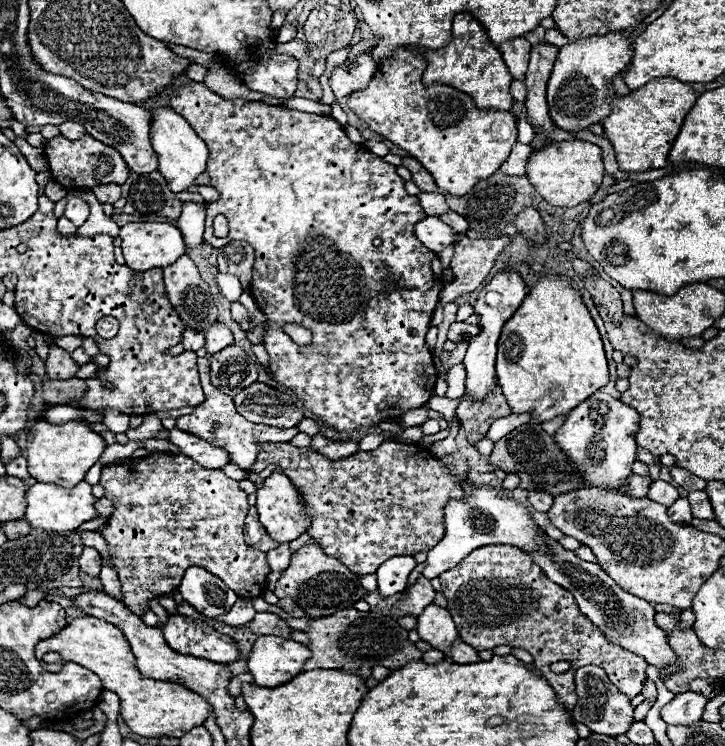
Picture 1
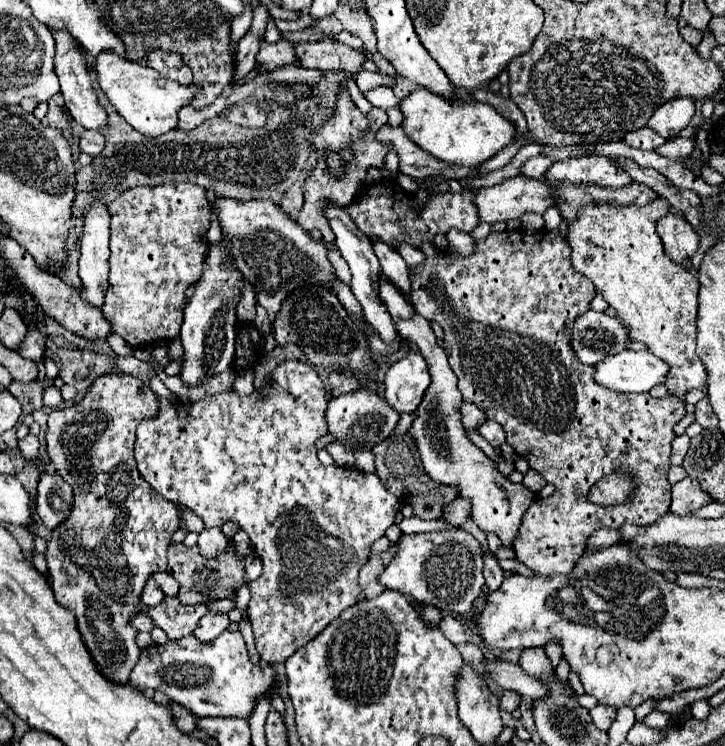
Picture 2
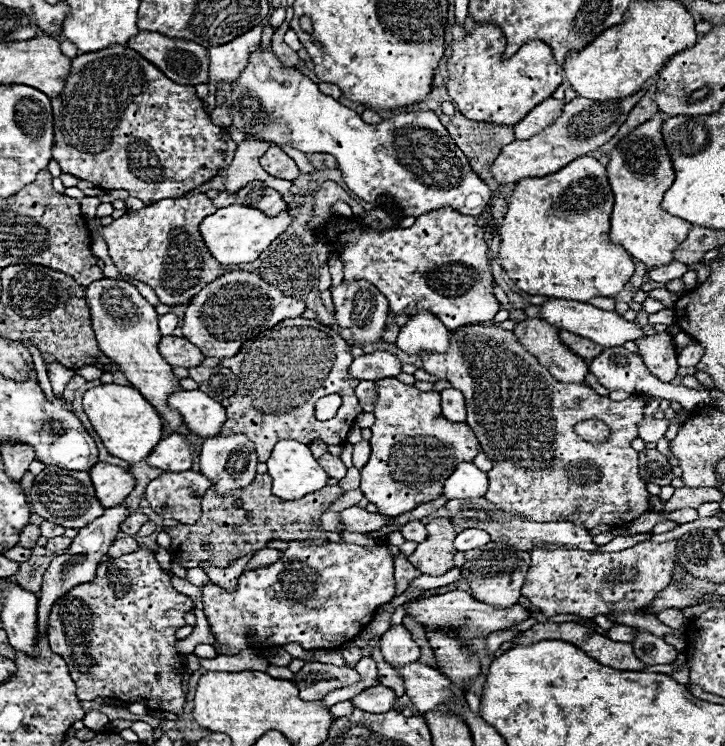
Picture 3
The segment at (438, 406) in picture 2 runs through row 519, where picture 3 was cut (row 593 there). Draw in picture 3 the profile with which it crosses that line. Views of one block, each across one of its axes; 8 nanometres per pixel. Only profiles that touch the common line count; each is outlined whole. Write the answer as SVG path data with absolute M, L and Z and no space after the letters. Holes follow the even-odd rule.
M488 542L484 548L464 552L464 556L466 556L466 562L462 564L462 580L466 580L476 600L482 600L484 604L492 604L494 608L504 608L508 604L518 602L518 598L522 596L524 580L528 576L528 568L530 568L528 552L508 544Z

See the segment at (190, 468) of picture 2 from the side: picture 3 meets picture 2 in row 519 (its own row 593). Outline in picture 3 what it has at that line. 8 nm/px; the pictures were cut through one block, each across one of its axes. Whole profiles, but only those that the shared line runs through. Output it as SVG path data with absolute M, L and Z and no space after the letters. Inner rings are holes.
M376 540L372 548L346 542L326 542L322 546L288 542L278 562L242 572L234 592L228 594L212 582L200 586L200 590L218 654L236 656L246 648L260 650L262 646L292 642L298 642L304 650L340 648L362 632L382 604L394 598L394 558L386 540Z

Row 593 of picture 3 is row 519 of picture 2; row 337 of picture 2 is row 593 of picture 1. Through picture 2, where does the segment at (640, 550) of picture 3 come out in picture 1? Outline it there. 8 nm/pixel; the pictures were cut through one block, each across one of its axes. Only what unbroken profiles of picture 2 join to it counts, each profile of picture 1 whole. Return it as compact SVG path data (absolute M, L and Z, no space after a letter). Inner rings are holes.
M488 544L472 550L454 568L440 574L442 592L448 598L446 610L452 614L462 640L478 652L496 646L512 646L528 650L534 656L536 668L556 692L556 700L572 710L576 706L574 672L578 666L602 666L612 684L634 698L640 694L646 680L646 660L606 640L594 624L580 612L574 596L550 582L544 572L532 564L532 558L516 546ZM552 662L570 662L572 668L564 674L550 670Z

